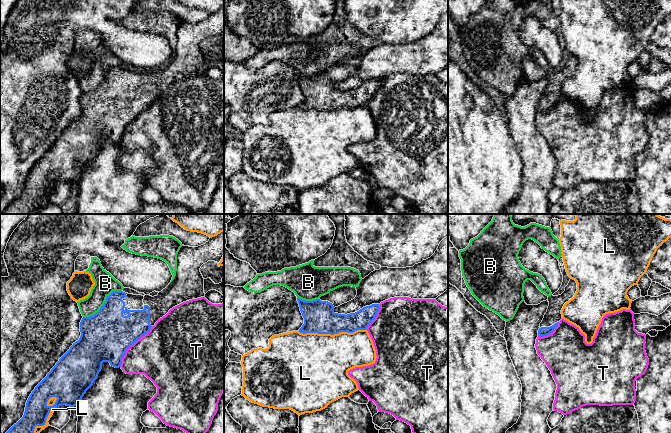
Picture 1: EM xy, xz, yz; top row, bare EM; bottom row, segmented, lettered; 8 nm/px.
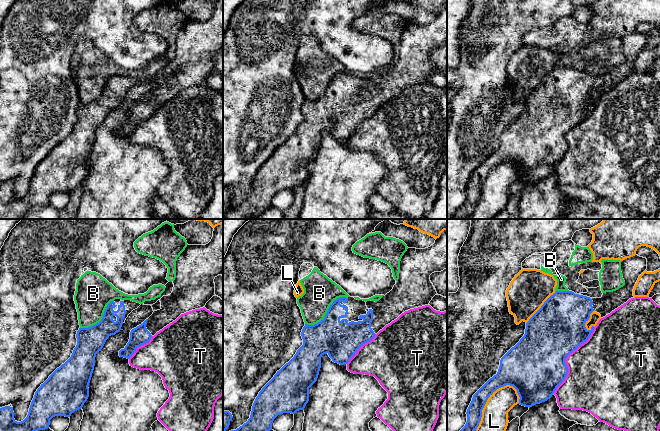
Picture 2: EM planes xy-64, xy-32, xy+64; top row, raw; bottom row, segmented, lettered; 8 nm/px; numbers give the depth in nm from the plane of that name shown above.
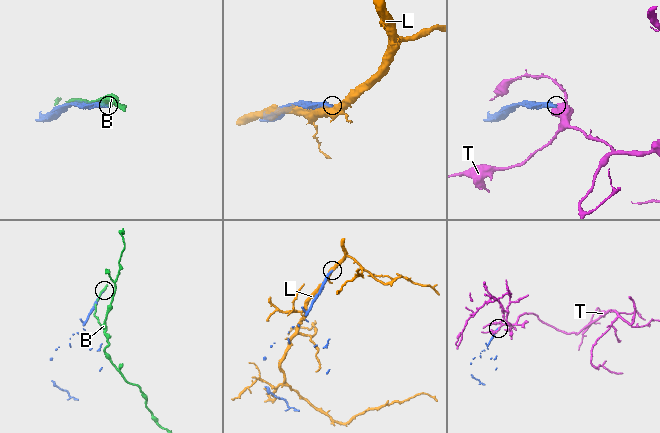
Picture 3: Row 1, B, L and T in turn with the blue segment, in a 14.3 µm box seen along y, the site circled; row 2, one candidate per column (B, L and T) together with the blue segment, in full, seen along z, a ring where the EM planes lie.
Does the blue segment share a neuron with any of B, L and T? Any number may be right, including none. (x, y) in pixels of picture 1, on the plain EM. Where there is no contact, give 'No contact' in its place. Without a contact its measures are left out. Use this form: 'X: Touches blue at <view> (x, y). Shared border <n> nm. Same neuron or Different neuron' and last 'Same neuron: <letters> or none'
B: Touches blue at xy (104, 80). Shared border 380 nm. Different neuron
L: Touches blue at xz (331, 110). Shared border 550 nm. Different neuron
T: Touches blue at xy (131, 120). Shared border 420 nm. Different neuron
Same neuron: none

